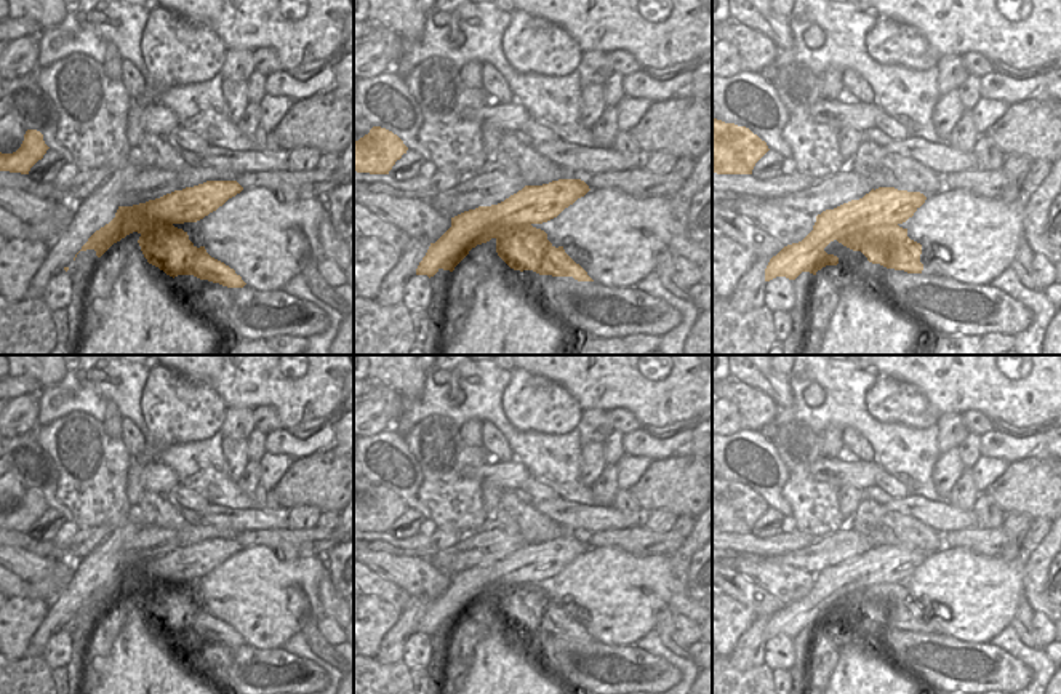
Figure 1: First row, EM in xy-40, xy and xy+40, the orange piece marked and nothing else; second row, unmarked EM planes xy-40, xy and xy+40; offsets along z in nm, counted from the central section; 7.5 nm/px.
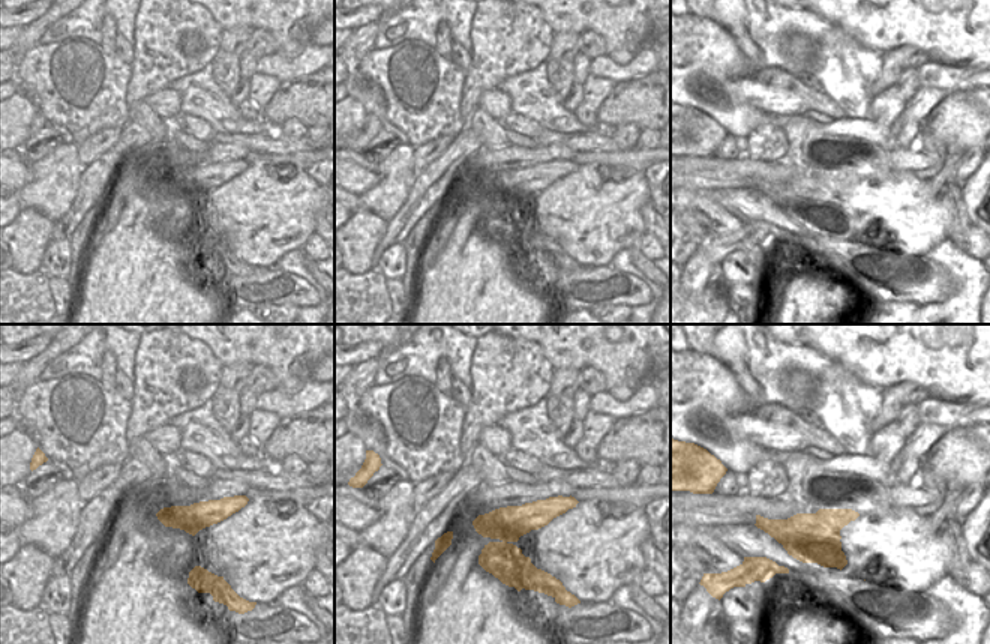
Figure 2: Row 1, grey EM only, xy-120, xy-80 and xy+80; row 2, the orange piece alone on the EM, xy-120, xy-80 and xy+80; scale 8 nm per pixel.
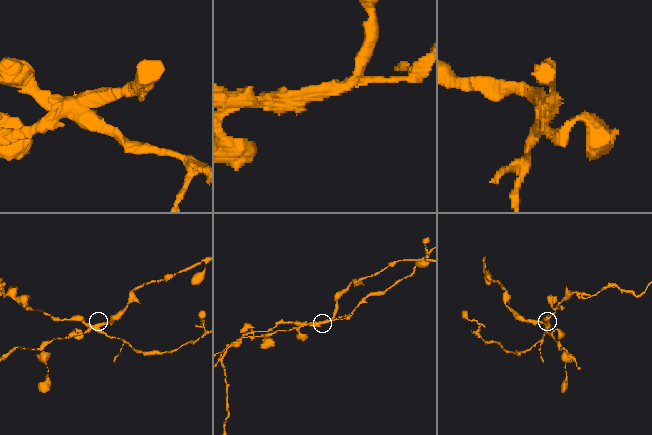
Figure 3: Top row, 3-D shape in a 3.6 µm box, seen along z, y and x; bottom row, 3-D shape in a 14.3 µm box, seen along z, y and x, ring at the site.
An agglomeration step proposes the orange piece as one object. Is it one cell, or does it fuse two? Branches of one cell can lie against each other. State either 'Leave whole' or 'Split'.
Split.

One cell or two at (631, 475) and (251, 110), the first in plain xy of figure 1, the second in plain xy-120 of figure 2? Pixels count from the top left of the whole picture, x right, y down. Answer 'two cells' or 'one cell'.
two cells

